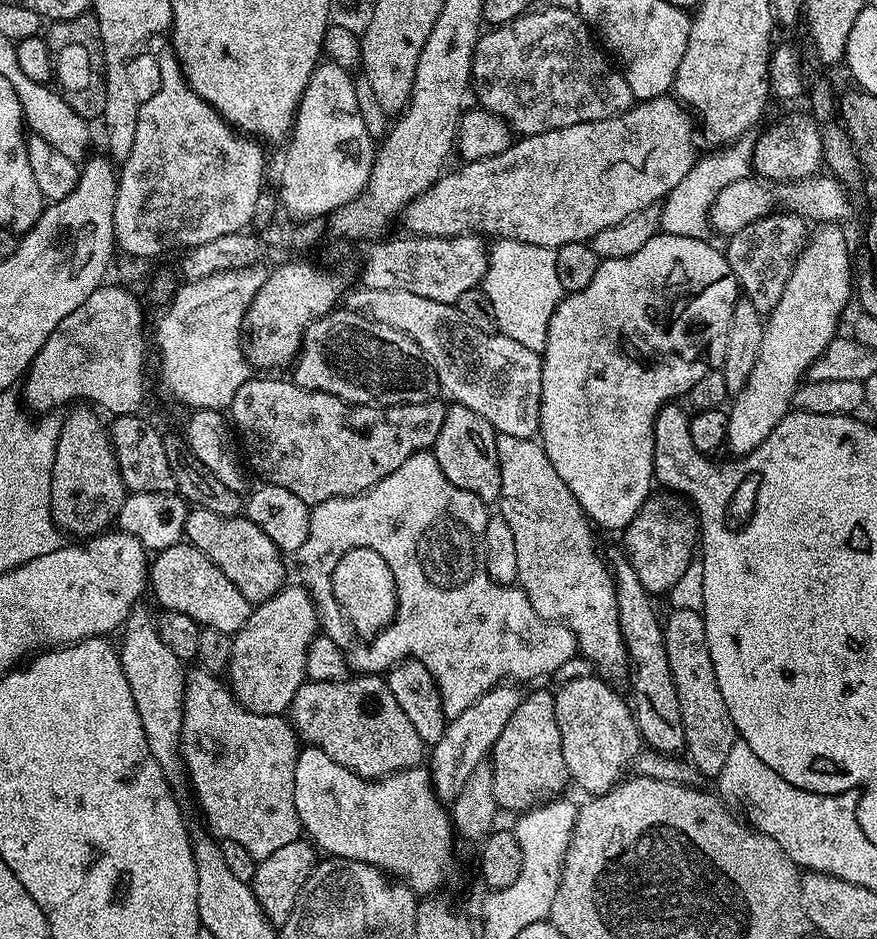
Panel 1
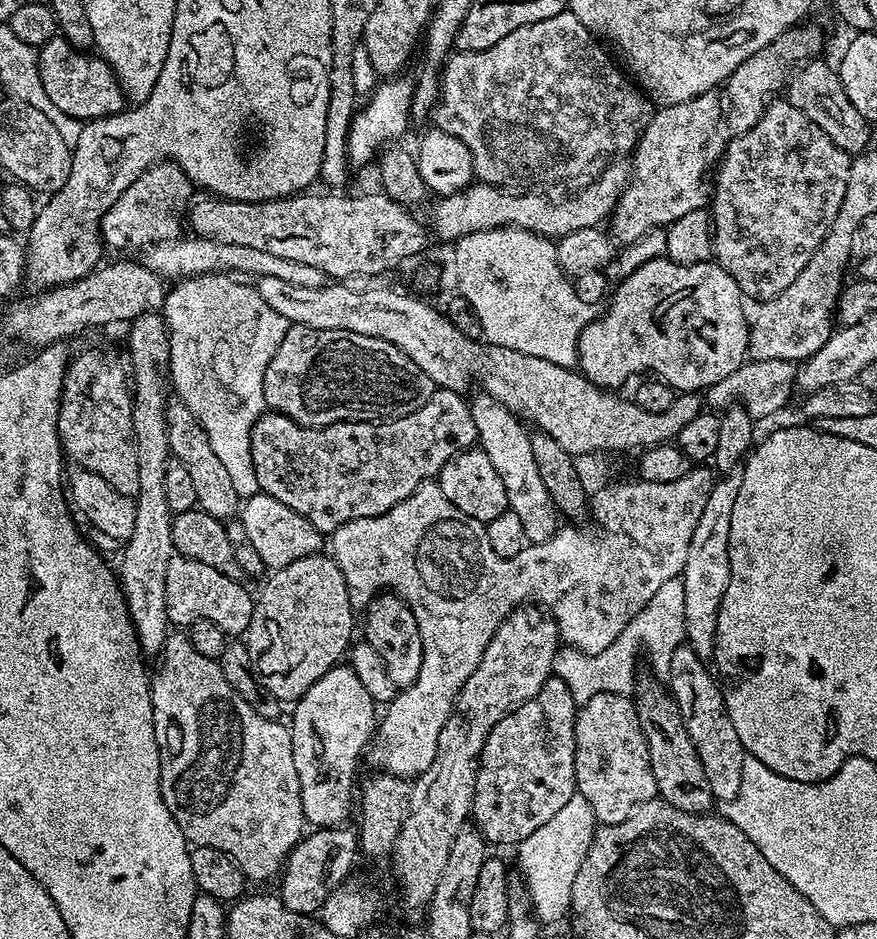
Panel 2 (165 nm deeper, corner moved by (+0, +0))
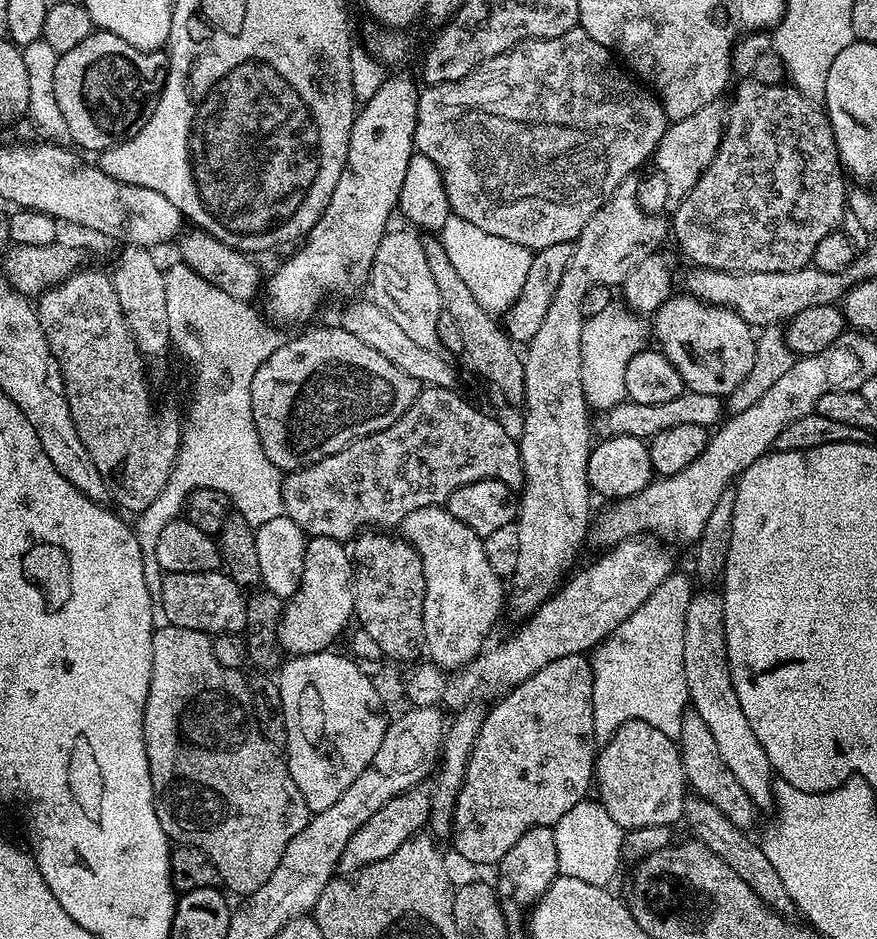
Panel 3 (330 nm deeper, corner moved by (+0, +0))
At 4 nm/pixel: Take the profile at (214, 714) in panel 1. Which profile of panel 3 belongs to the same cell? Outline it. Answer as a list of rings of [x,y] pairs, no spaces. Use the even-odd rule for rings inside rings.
[[[169,623],[165,628],[157,628],[153,631],[152,673],[144,711],[144,741],[146,742],[146,758],[152,775],[152,792],[156,795],[158,822],[168,835],[169,841],[176,844],[189,844],[202,850],[202,854],[206,854],[206,858],[214,862],[220,875],[220,883],[229,893],[237,892],[237,897],[243,898],[254,890],[258,890],[258,886],[262,886],[262,882],[266,882],[266,878],[274,874],[278,862],[282,862],[282,854],[286,854],[286,846],[290,846],[290,838],[294,838],[298,830],[308,825],[310,813],[306,806],[306,798],[302,798],[302,790],[298,790],[298,786],[294,786],[294,778],[290,778],[285,757],[281,753],[280,756],[276,753],[279,751],[260,733],[256,719],[252,717],[252,695],[248,689],[248,676],[239,668],[222,666],[222,662],[214,658],[212,636],[209,633],[186,630],[182,626]]]

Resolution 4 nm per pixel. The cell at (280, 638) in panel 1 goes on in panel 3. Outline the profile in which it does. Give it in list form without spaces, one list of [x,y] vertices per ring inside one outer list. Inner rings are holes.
[[[311,537],[304,545],[304,569],[298,590],[292,596],[287,597],[284,613],[280,616],[278,626],[278,639],[281,649],[292,656],[305,656],[315,652],[323,652],[331,649],[332,644],[344,632],[344,627],[354,620],[354,590],[352,578],[354,565],[349,549],[343,543],[334,538]]]

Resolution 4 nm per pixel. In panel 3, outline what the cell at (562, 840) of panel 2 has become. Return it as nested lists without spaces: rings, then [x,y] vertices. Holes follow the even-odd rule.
[[[596,798],[579,800],[552,828],[558,846],[559,875],[570,878],[582,878],[582,882],[590,882],[590,886],[608,888],[615,878],[616,871],[622,865],[624,855],[625,829],[610,818],[610,814]]]

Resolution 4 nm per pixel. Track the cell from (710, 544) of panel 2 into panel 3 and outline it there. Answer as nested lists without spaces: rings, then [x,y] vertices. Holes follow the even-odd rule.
[[[697,591],[686,610],[686,642],[682,650],[682,658],[686,666],[686,686],[691,707],[706,722],[714,743],[718,745],[718,754],[722,754],[722,762],[730,766],[730,774],[738,778],[742,790],[750,794],[752,803],[757,809],[771,809],[774,804],[774,773],[770,766],[770,758],[766,758],[766,750],[762,750],[762,742],[750,730],[750,722],[746,722],[746,714],[742,710],[742,702],[738,702],[738,694],[734,694],[734,682],[730,678],[728,651],[726,650],[726,630],[724,629],[724,598],[719,591]]]

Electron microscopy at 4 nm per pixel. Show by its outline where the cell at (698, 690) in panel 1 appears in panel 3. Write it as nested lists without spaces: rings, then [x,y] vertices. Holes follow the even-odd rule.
[[[694,710],[685,712],[682,718],[682,734],[678,747],[684,767],[684,779],[690,785],[691,791],[716,806],[718,810],[722,810],[722,814],[726,814],[726,818],[730,818],[730,822],[734,822],[734,826],[745,830],[751,829],[750,826],[758,815],[758,809],[752,803],[750,794],[746,794],[746,790],[742,790],[738,778],[734,778],[734,774],[730,774],[730,766],[726,766],[726,762],[722,762],[722,754],[718,754],[718,745],[714,743],[710,729]]]

